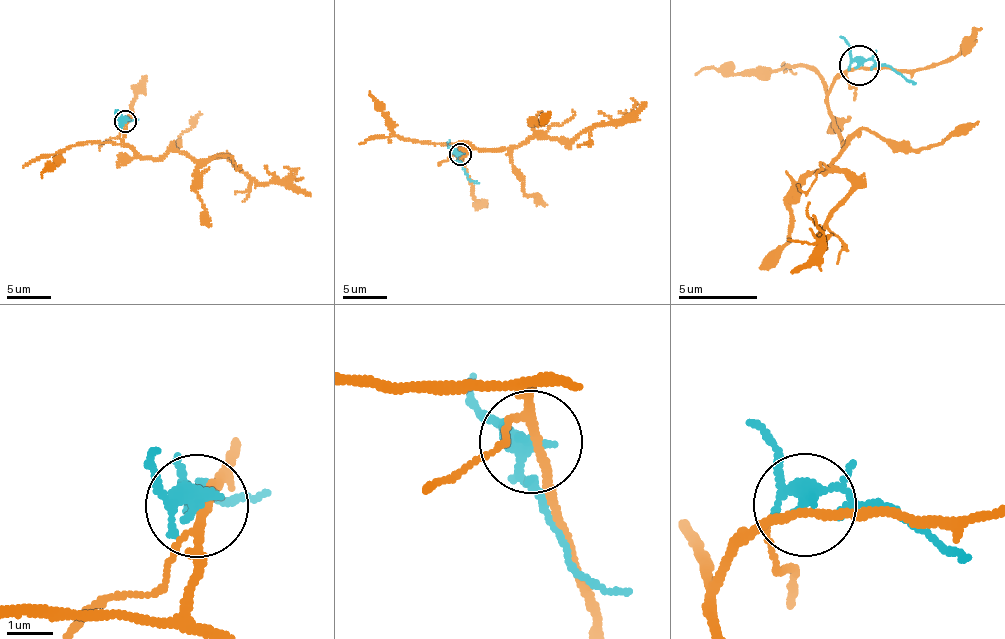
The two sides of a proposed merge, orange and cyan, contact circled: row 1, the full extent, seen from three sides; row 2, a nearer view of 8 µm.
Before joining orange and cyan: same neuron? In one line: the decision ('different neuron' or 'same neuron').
different neuron

